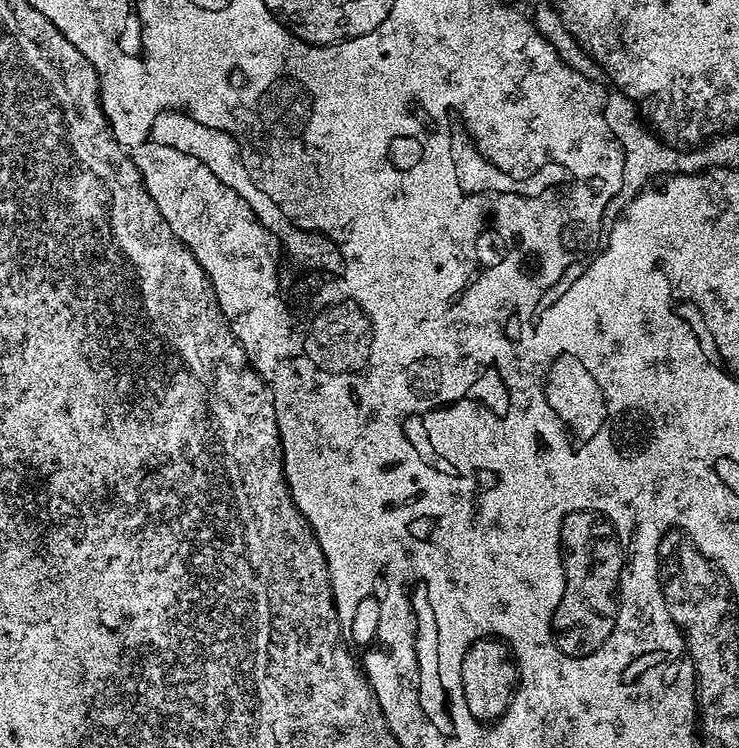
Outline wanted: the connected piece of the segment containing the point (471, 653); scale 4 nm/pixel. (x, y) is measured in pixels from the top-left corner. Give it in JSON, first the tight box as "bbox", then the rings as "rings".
{"bbox":[456,634,524,732],"rings":[[[499,634],[472,636],[472,640],[464,644],[464,652],[460,652],[460,672],[456,672],[456,676],[460,676],[460,700],[464,700],[464,708],[468,708],[468,716],[472,716],[472,724],[476,724],[480,732],[500,728],[500,724],[508,720],[520,688],[524,688],[524,668],[520,668],[516,644],[512,644],[508,636]]]}

